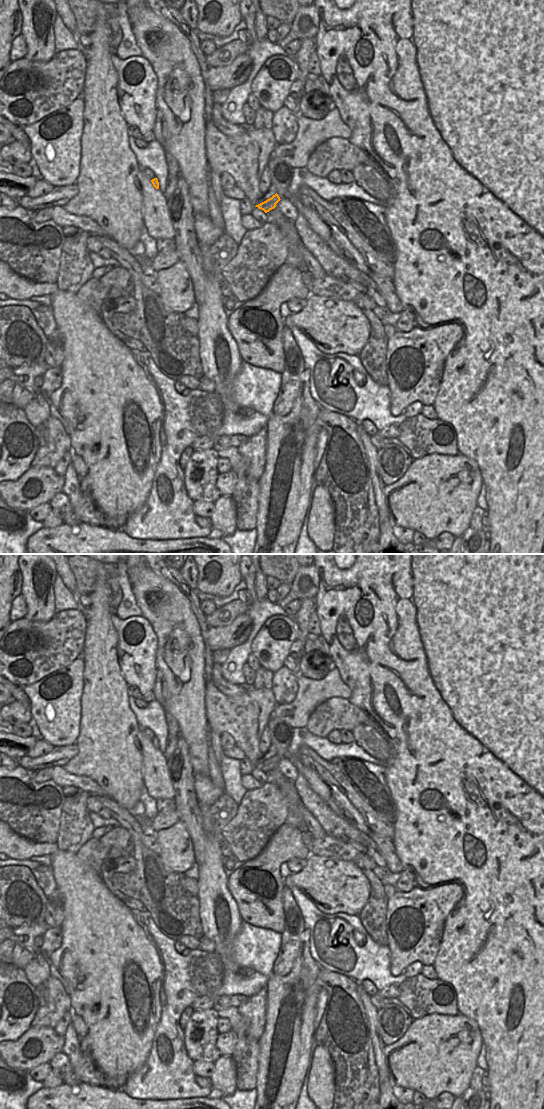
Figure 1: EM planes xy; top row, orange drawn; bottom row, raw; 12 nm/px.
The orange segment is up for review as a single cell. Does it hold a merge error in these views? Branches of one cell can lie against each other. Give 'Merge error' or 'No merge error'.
Merge error

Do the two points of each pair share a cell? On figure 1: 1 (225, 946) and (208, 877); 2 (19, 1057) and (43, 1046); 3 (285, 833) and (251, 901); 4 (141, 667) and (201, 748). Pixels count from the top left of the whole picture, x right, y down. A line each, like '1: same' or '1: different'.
1: same
2: same
3: same
4: different

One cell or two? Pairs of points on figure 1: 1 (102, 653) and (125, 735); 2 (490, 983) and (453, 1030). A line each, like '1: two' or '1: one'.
1: one
2: two

